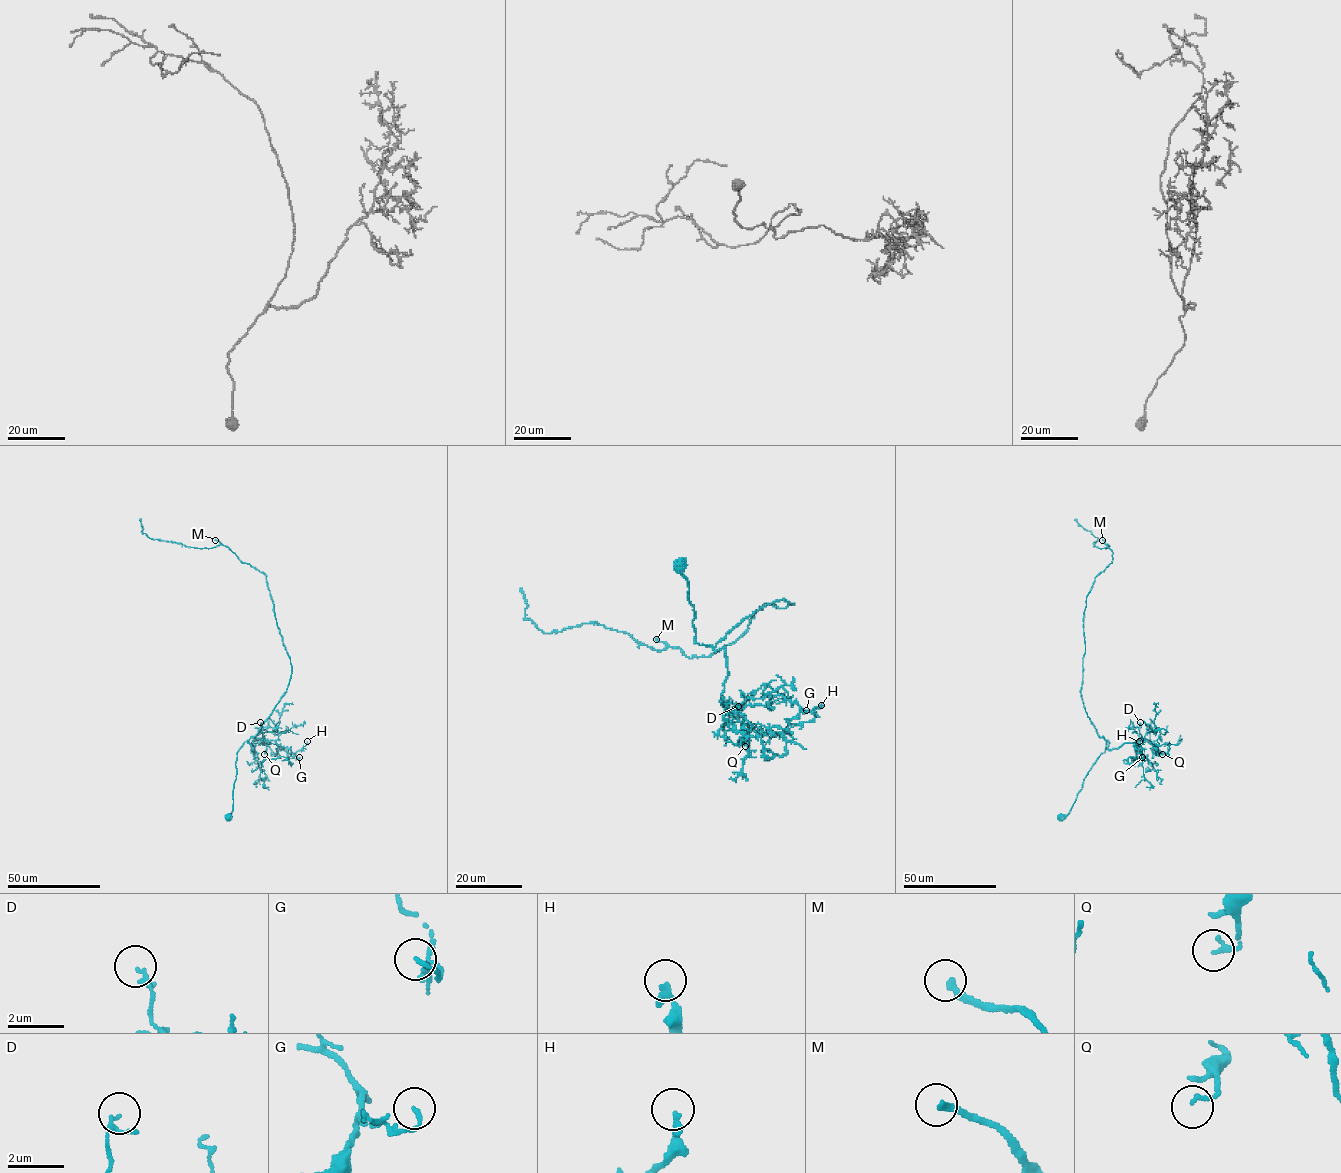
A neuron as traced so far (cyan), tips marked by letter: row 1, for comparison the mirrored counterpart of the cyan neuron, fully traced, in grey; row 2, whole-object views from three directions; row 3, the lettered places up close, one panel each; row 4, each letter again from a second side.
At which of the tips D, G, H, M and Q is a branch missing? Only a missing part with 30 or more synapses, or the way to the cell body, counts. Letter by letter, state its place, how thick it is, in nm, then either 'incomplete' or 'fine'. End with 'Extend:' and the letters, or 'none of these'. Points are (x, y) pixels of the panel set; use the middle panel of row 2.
D: place (738, 706); calibre 110 nm; fine
G: place (806, 710); calibre 130 nm; fine
H: place (821, 705); calibre 240 nm; fine
M: place (656, 639); calibre 240 nm; incomplete
Q: place (745, 746); calibre 160 nm; fine
Extend: M

